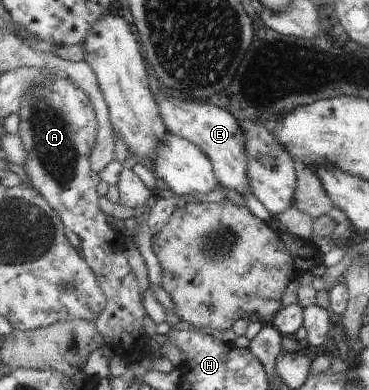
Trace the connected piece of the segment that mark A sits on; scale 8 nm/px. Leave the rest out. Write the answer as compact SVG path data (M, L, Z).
M69 76L58 77L48 85L40 85L28 91L19 106L19 136L28 151L28 163L23 168L26 177L58 212L67 231L71 230L79 236L86 261L97 275L98 283L108 299L106 309L95 320L97 329L105 343L110 343L115 355L125 361L127 357L132 361L138 360L145 356L151 339L144 329L144 319L148 312L144 307L140 283L126 255L128 237L108 225L108 216L98 205L96 187L101 175L91 166L100 131L96 109L90 97Z

